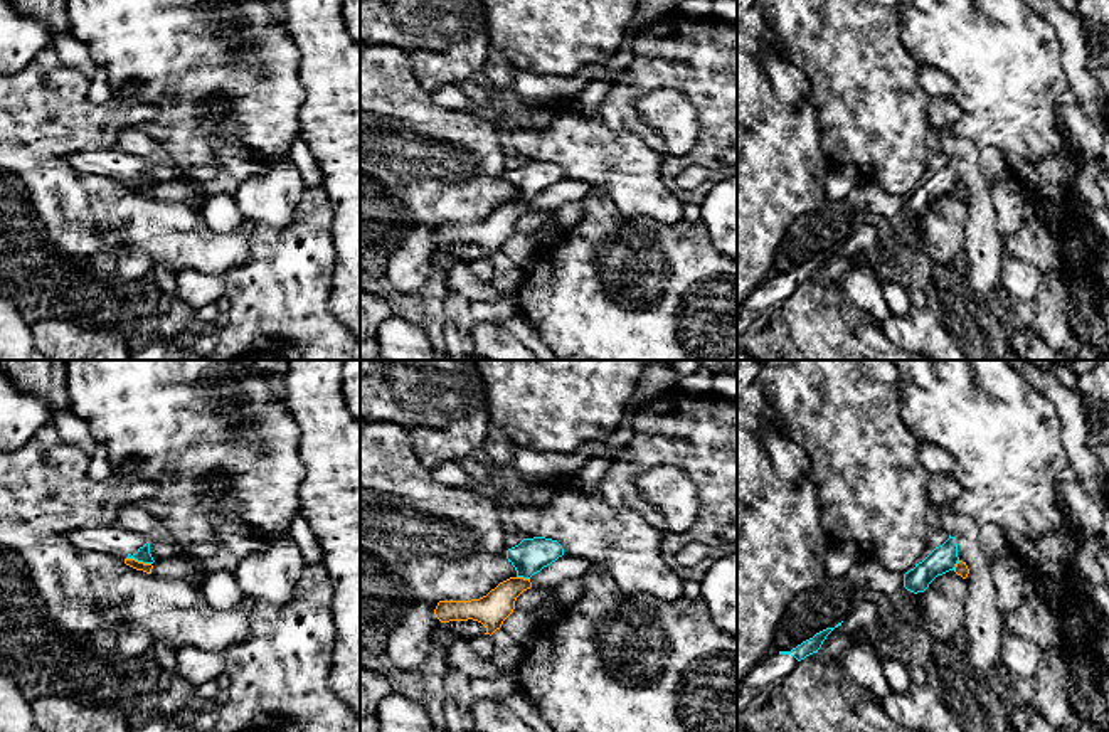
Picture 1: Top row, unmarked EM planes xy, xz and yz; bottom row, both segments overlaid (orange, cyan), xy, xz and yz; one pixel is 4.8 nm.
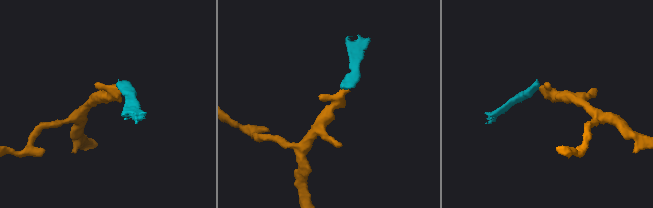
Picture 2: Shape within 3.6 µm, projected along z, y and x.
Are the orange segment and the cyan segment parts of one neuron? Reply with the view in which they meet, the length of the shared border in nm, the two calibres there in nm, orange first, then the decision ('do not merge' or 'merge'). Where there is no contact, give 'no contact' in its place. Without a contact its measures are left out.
xy | 120 nm | 50/70 nm | do not merge

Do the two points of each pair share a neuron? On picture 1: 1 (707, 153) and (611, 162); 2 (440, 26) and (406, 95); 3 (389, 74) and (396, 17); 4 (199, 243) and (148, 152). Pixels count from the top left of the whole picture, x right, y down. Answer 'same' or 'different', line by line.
1: different
2: different
3: different
4: different

